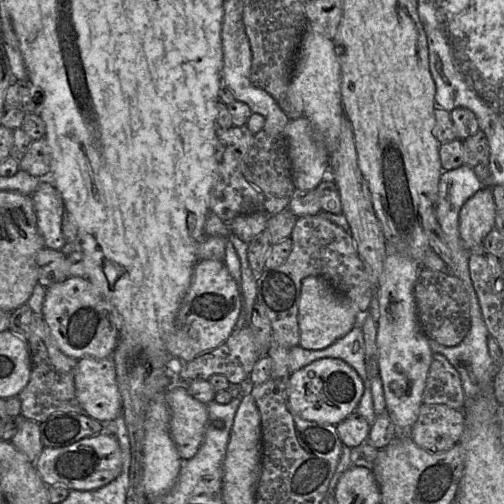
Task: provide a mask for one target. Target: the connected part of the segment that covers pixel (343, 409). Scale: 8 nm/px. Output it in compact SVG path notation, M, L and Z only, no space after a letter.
M322 358L290 374L287 400L290 409L299 417L337 425L355 412L364 389L364 381L343 360Z

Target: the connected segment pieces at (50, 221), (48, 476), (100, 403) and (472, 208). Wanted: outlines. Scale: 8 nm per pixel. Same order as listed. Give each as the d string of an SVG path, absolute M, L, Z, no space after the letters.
M42 181L31 195L31 200L45 246L52 250L61 250L65 245L62 233L65 208L60 194L50 181Z
M109 433L83 438L65 447L44 447L34 462L42 481L49 486L64 486L69 490L97 490L119 476L123 456L119 442Z
M112 356L105 359L82 358L74 369L75 395L86 415L99 422L110 422L122 415L122 400Z
M489 187L480 189L463 204L459 213L459 234L468 250L482 244L494 228L496 211Z

